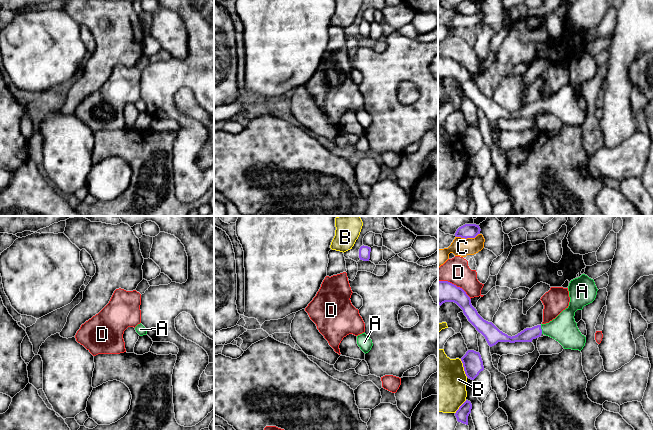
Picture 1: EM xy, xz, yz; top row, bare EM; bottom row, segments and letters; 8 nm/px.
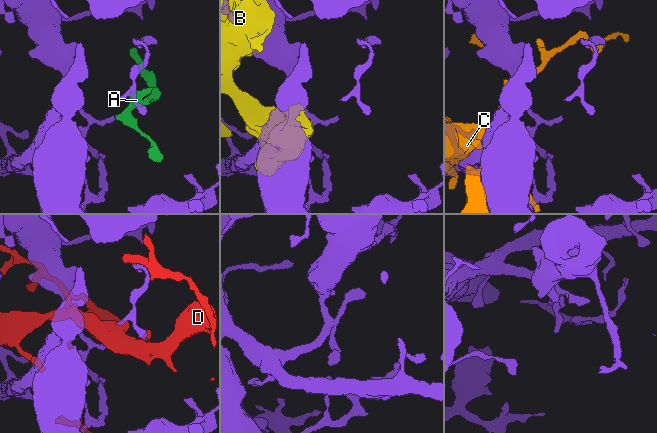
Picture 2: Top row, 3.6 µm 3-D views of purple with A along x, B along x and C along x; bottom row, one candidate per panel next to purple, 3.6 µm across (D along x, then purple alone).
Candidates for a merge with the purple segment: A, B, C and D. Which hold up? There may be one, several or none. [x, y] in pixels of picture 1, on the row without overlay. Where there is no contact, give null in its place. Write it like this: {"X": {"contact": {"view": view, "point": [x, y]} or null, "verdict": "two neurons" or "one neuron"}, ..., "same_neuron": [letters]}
{"A": {"contact": {"view": "yz", "point": [541, 105]}, "verdict": "one neuron"}, "B": {"contact": {"view": "yz", "point": [464, 144]}, "verdict": "two neurons"}, "C": {"contact": {"view": "yz", "point": [467, 13]}, "verdict": "two neurons"}, "D": {"contact": {"view": "yz", "point": [455, 61]}, "verdict": "two neurons"}, "same_neuron": ["A"]}

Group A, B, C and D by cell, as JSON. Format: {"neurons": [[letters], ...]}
{"neurons": [["A"], ["B"], ["C"], ["D"]]}

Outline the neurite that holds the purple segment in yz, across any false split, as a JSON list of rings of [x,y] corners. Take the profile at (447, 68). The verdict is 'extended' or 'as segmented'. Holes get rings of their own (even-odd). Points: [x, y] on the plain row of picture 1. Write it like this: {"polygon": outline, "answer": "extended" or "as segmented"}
{"polygon": [[[582,50],[570,57],[568,62],[570,78],[555,95],[546,100],[526,104],[515,112],[508,112],[500,107],[492,98],[484,96],[472,82],[466,68],[448,57],[438,57],[438,80],[454,78],[462,86],[468,97],[481,109],[490,123],[498,118],[532,118],[542,110],[558,117],[564,125],[581,127],[586,119],[586,113],[581,110],[574,92],[577,86],[592,79],[597,71],[597,63],[593,55]]], "answer": "extended"}

